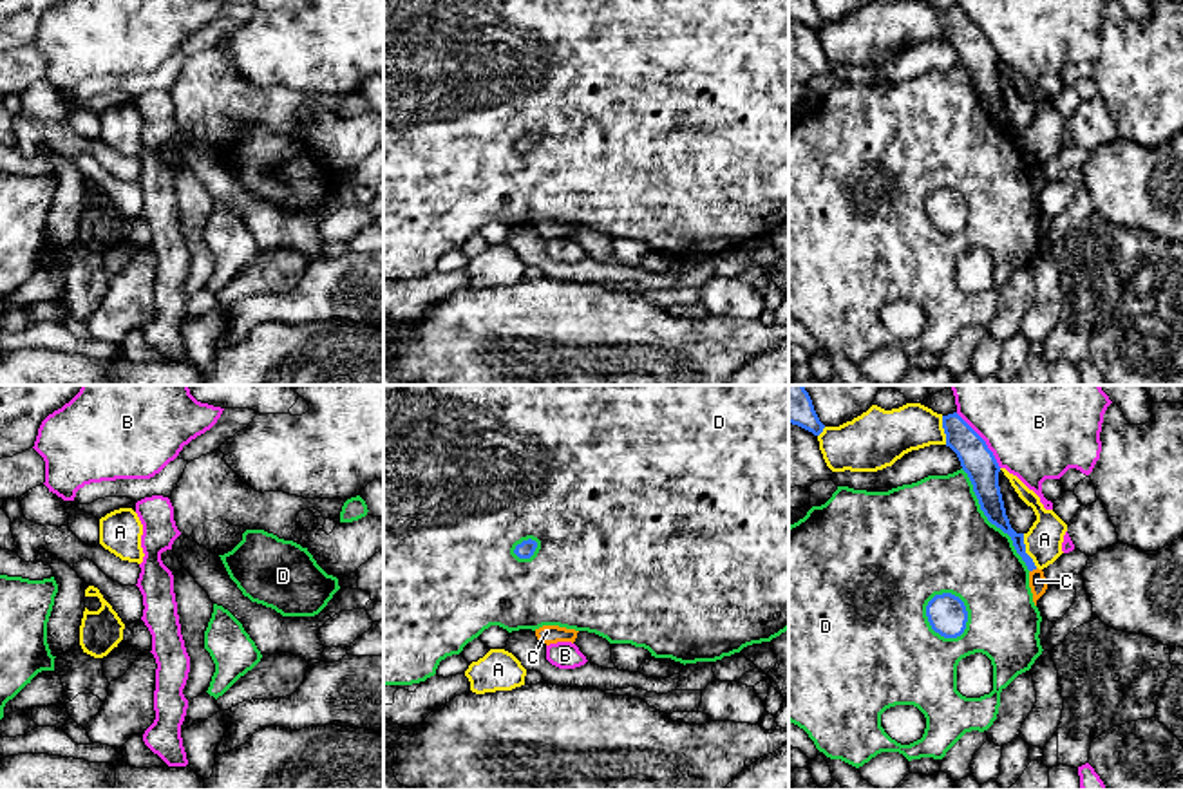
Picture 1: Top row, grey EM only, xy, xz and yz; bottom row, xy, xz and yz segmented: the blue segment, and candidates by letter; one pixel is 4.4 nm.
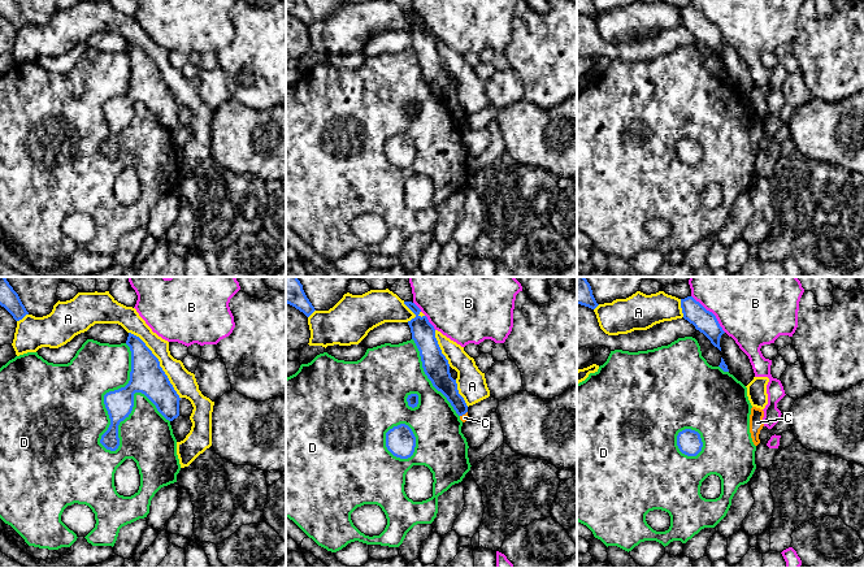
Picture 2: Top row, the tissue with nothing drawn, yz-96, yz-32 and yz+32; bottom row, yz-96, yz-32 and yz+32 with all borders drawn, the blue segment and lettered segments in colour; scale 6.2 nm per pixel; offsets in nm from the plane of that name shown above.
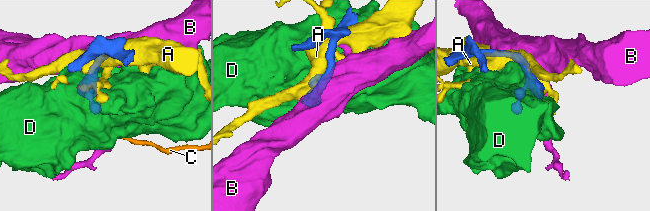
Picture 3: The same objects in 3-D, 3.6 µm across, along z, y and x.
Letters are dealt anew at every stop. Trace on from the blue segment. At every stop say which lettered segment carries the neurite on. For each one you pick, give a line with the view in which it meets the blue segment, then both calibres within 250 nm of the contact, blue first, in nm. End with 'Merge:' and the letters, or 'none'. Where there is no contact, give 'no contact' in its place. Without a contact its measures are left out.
Merge: none

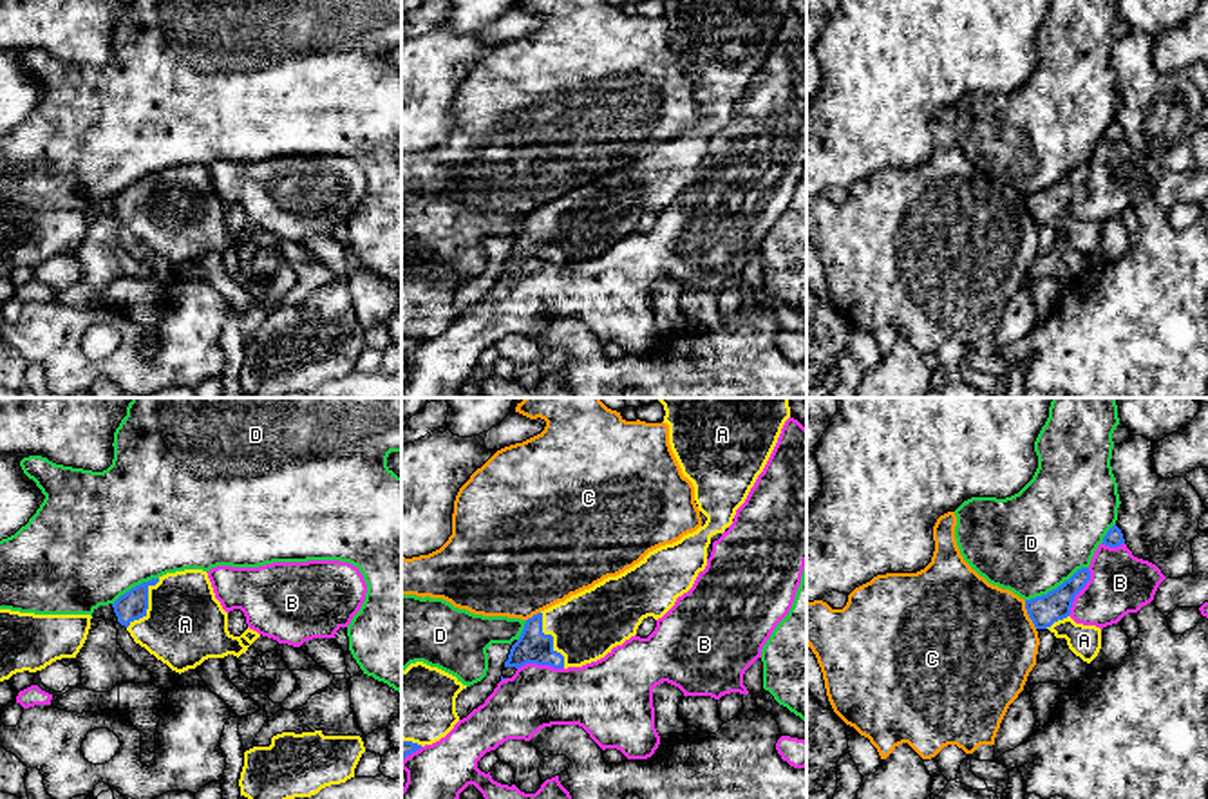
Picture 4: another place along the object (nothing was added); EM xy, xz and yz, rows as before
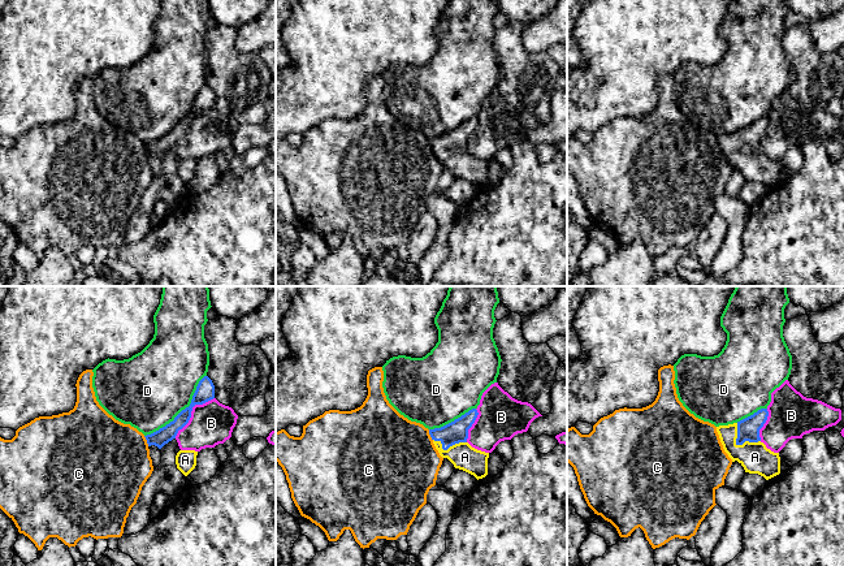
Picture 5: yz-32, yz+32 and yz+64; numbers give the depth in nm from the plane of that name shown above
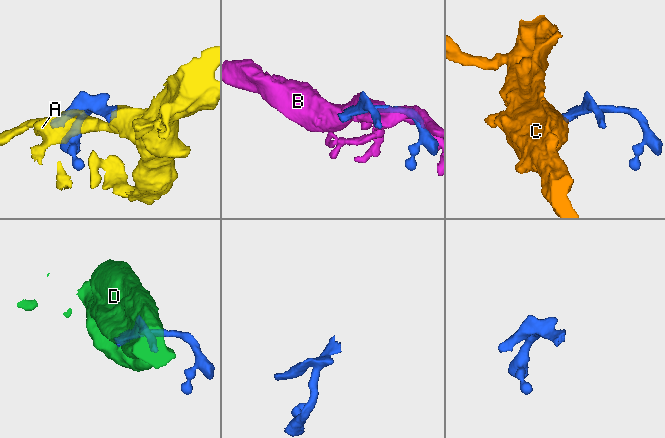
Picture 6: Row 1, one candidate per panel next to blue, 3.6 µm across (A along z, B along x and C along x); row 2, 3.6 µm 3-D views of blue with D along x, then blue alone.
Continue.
A: meets blue in xy; 130 nm thick on the blue side, 360 nm on the other
Merge: A

